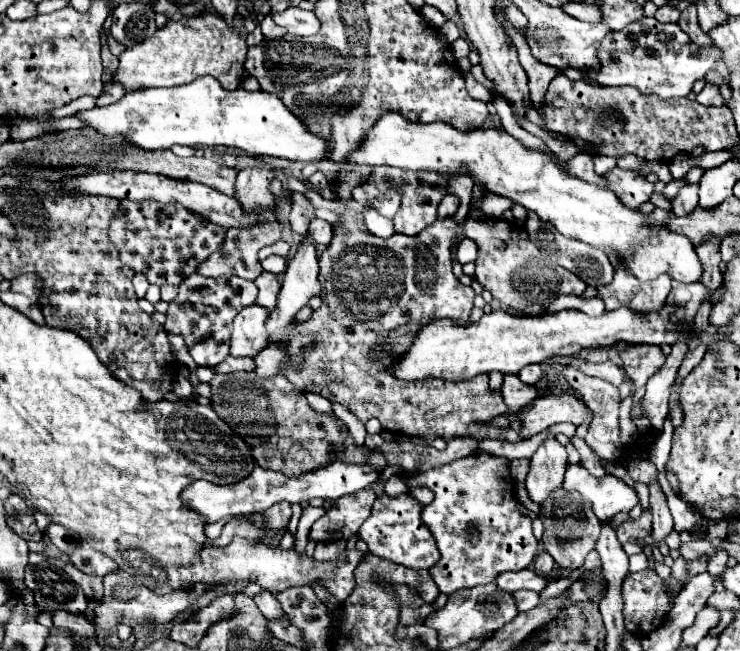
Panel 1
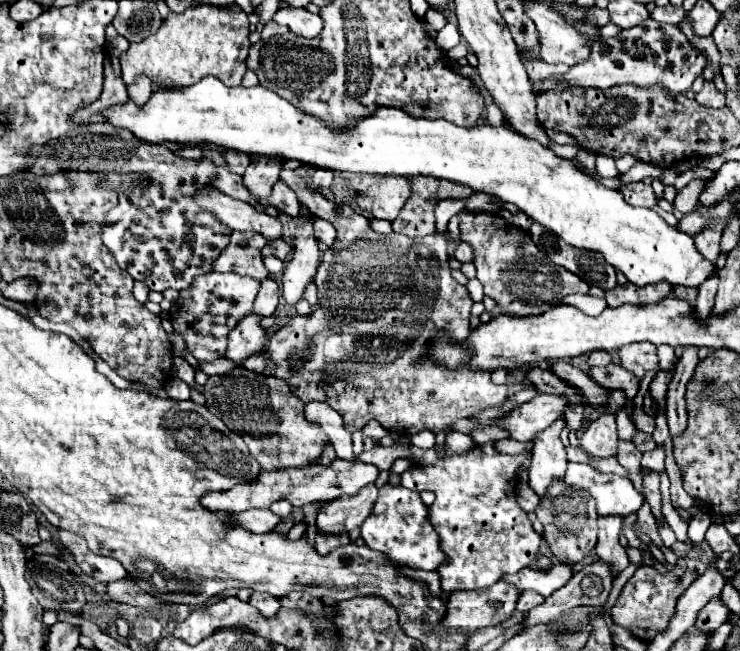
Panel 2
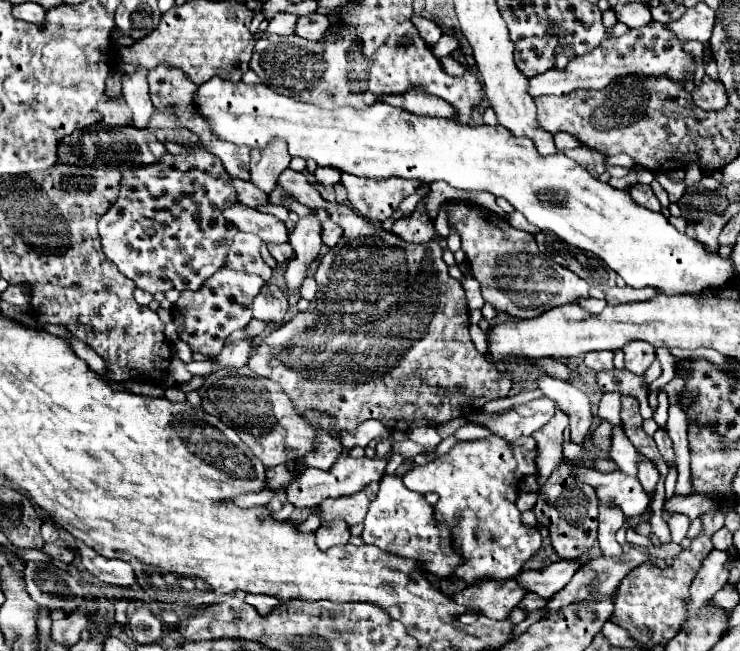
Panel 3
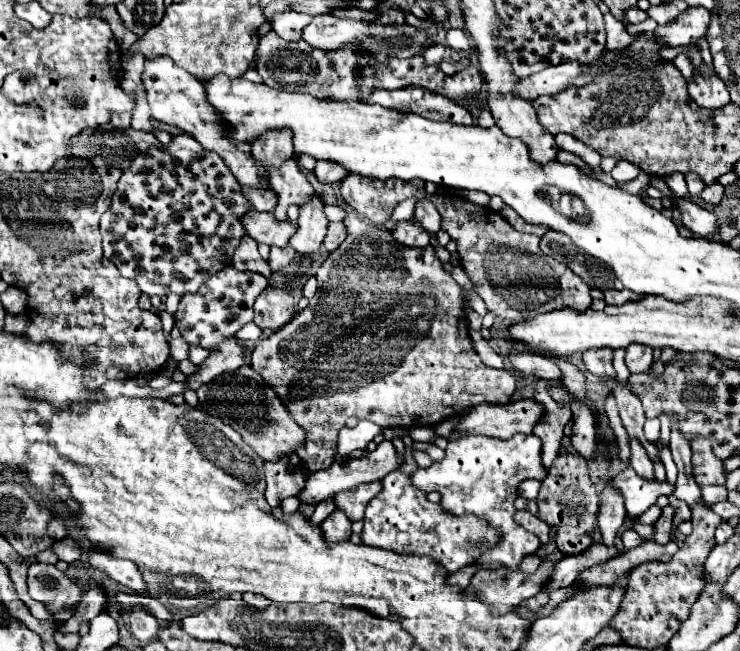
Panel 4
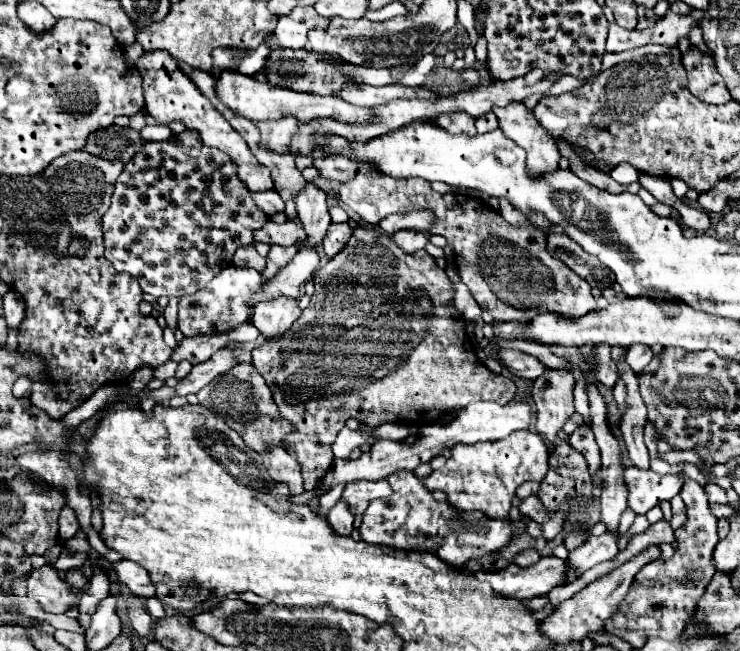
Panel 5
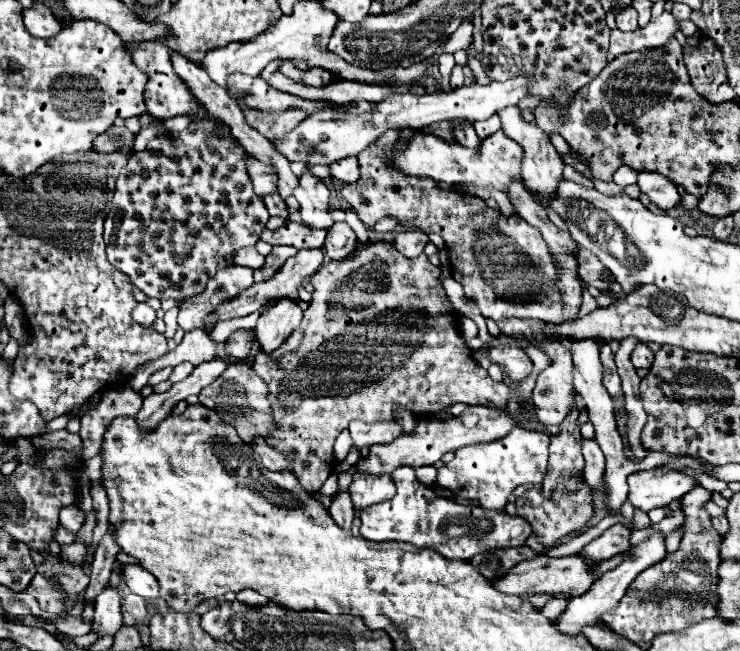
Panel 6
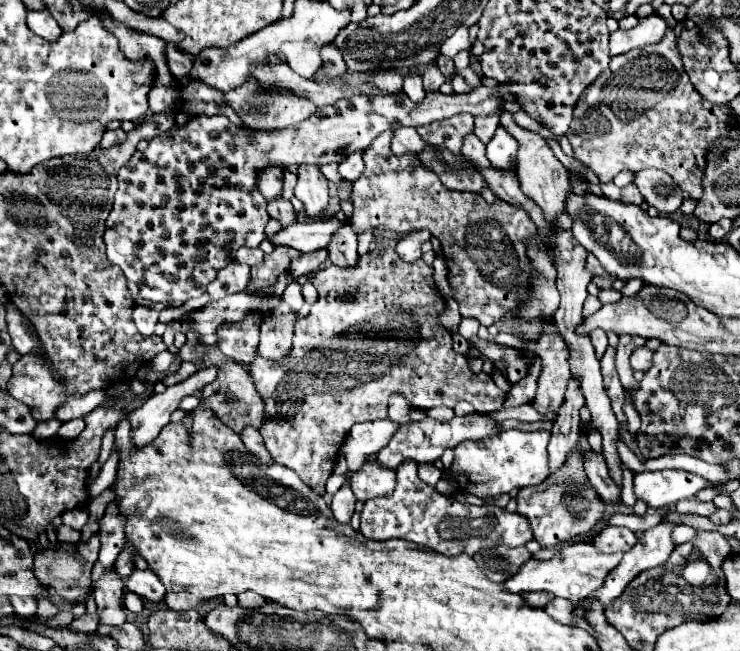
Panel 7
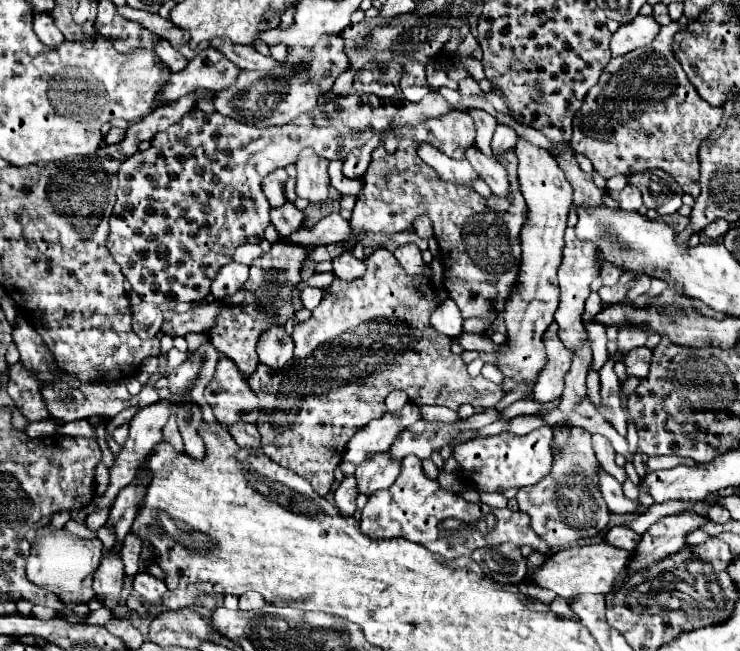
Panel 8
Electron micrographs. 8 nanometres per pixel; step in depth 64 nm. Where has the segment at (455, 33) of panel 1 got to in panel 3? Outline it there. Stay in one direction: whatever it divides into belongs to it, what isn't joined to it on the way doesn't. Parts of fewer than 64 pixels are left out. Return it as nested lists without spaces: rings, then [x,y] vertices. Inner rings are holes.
[[[444,32],[444,34],[440,36],[440,40],[432,46],[432,52],[434,52],[438,58],[442,58],[442,56],[450,54],[458,44],[460,44],[460,42],[458,42],[458,38],[456,38],[456,34],[454,34],[454,32],[452,32],[452,34]]]

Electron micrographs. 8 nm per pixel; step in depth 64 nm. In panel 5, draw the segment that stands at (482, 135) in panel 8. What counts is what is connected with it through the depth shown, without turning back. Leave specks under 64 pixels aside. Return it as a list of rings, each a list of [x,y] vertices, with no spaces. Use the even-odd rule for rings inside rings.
[[[488,112],[488,114],[480,116],[480,118],[476,120],[476,128],[478,128],[478,132],[480,132],[480,134],[482,134],[482,132],[490,132],[490,130],[498,128],[498,126],[496,126],[496,116],[494,116],[492,112]]]

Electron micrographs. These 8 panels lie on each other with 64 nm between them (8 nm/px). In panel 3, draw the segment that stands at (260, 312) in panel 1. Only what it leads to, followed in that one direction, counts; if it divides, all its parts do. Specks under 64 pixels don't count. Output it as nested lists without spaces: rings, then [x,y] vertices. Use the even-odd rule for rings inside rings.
[[[242,328],[228,336],[224,350],[212,360],[226,368],[242,368],[242,366],[246,366],[246,362],[250,358],[250,350],[254,350],[252,336],[248,334],[248,328]]]

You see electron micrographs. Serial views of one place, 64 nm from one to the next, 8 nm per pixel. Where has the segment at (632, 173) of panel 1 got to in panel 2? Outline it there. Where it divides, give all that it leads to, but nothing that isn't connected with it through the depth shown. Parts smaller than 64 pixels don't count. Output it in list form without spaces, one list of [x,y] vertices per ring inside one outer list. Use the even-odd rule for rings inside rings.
[[[622,182],[620,184],[620,194],[630,206],[646,206],[652,208],[656,204],[656,194],[652,186],[644,182]]]

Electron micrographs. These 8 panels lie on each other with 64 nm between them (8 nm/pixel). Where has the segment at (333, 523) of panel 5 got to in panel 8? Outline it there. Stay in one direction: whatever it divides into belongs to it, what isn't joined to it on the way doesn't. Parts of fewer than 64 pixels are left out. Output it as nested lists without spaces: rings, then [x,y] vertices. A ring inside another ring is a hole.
[[[344,478],[340,488],[334,492],[334,502],[336,502],[336,508],[340,510],[340,516],[348,518],[356,512],[356,482],[354,478]]]

